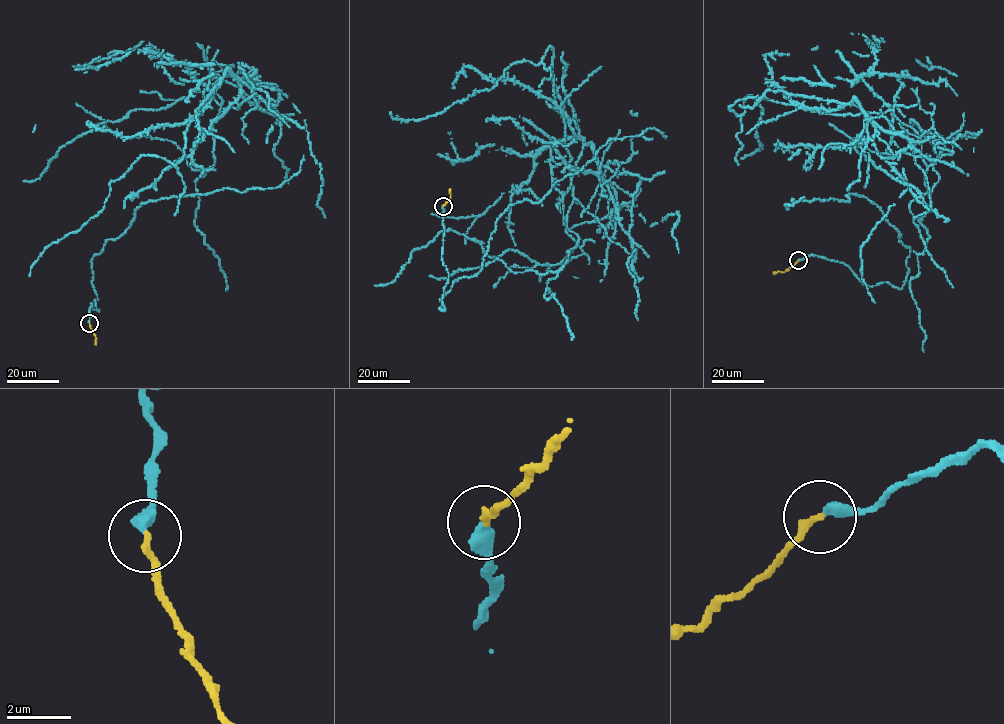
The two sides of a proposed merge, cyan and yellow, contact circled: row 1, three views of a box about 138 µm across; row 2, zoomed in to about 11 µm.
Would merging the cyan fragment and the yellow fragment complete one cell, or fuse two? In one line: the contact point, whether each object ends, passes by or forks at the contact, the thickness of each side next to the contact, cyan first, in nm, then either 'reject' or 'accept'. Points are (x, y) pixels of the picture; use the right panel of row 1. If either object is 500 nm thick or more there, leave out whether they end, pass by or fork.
place (798, 260); cyan ends; yellow ends; calibres 420 and 200 nm; accept

